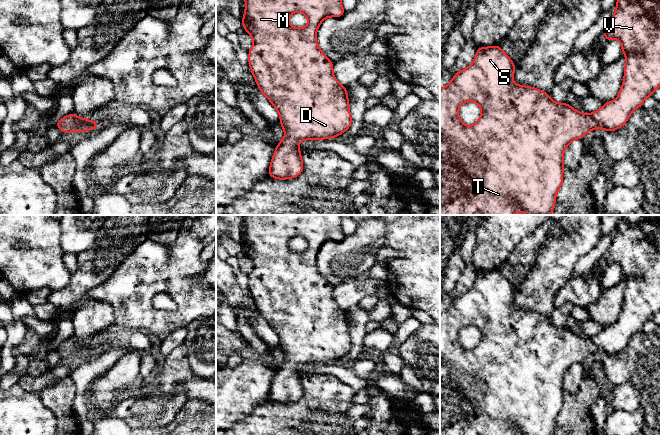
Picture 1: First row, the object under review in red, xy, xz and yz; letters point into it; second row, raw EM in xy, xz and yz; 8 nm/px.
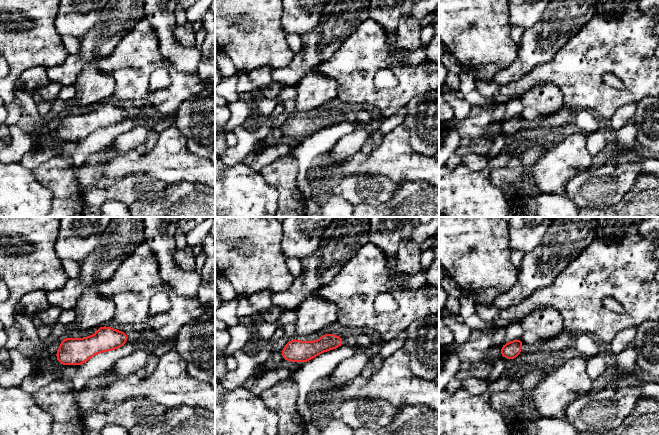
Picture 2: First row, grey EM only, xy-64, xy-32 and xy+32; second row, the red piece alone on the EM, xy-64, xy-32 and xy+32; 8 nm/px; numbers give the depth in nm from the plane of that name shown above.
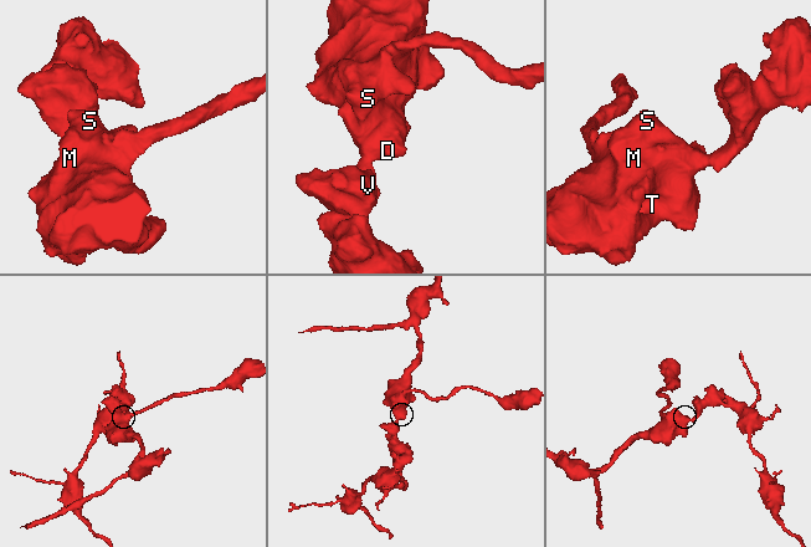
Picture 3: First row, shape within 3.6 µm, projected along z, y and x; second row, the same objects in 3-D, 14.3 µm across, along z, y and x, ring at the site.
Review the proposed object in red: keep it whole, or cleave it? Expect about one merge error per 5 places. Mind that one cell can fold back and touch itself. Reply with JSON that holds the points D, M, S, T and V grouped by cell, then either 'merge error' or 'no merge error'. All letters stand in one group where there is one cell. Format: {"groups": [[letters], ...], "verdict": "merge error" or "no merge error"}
{"groups": [["D", "M", "S", "T", "V"]], "verdict": "no merge error"}

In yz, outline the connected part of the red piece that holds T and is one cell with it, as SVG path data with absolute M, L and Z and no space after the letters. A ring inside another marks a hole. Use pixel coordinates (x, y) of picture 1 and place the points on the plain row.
M619 220L616 229L616 234L610 248L603 257L603 261L606 264L617 263L621 267L622 278L626 280L624 304L618 321L605 327L600 333L591 338L578 336L567 327L556 327L548 317L537 312L515 309L513 299L516 289L499 269L477 272L472 288L457 296L451 306L440 313L440 435L554 435L556 419L563 407L563 379L566 371L574 363L582 363L586 357L596 352L602 352L604 355L615 355L621 352L627 347L631 337L642 331L643 325L652 320L653 316L660 311L660 220L641 220L636 223ZM469 325L477 327L481 332L481 340L472 350L462 347L458 340L459 331Z

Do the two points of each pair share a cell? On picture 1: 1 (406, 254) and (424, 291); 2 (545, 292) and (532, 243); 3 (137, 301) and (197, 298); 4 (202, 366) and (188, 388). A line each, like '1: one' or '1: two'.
1: one
2: two
3: one
4: two

